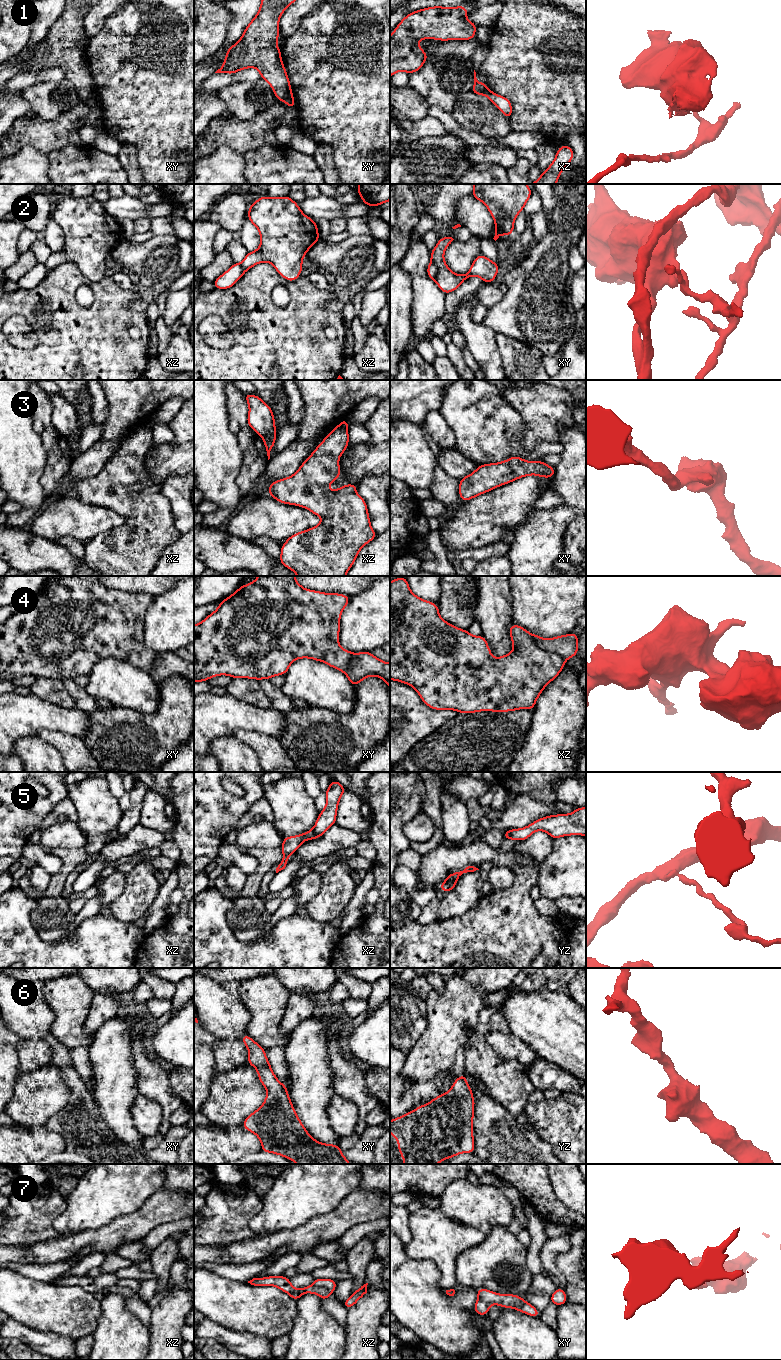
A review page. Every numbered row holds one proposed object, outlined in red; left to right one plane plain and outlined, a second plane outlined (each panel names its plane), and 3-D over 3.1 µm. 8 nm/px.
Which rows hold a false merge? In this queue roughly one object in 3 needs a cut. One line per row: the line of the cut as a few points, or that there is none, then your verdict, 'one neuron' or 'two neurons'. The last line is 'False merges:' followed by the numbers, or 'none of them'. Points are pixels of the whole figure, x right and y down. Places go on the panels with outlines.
1: cut xz (487, 87), (483, 94); two neurons
2: cut xy (431, 261), (437, 268), (435, 279); two neurons
3: cut none; one neuron
4: cut xz (530, 634), (533, 642), (540, 648), (559, 654), (565, 660); two neurons
5: cut yz (456, 880), (444, 882); two neurons
6: cut none; one neuron
7: cut xz (313, 1284), (325, 1287), (331, 1292); two neurons
False merges: 1, 2, 4, 5, 7

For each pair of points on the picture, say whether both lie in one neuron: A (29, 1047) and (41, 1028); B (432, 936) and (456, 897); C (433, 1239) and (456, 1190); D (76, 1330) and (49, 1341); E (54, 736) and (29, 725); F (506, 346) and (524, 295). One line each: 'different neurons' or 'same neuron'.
A: different neurons
B: different neurons
C: different neurons
D: different neurons
E: different neurons
F: different neurons

